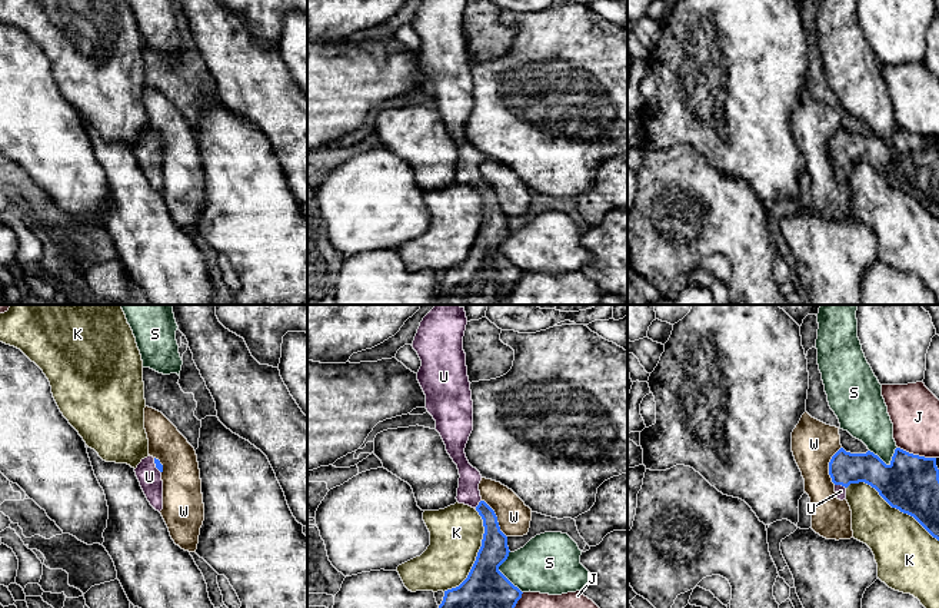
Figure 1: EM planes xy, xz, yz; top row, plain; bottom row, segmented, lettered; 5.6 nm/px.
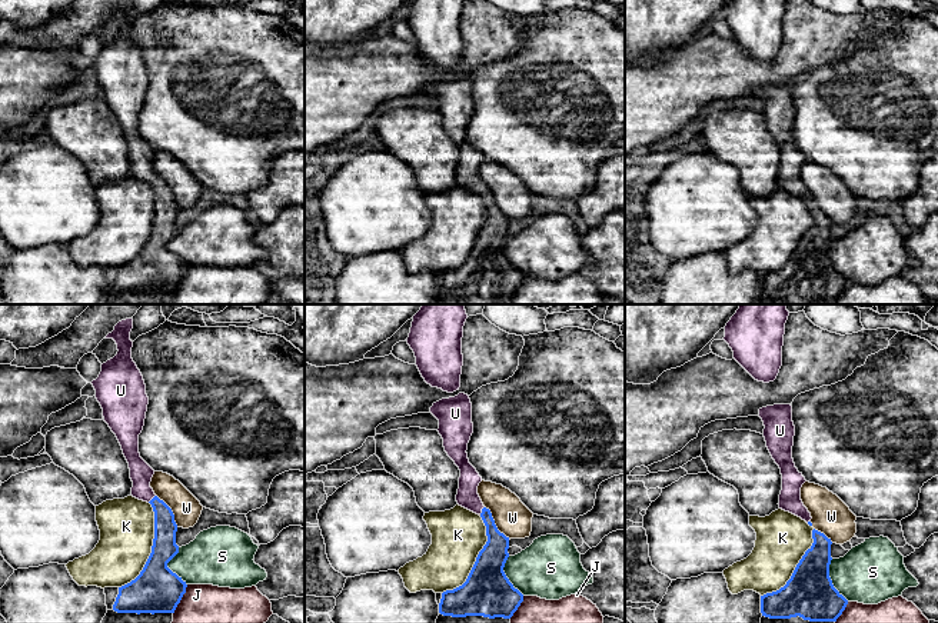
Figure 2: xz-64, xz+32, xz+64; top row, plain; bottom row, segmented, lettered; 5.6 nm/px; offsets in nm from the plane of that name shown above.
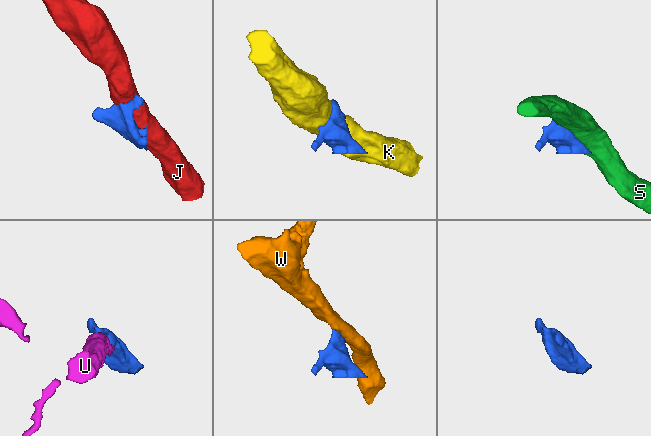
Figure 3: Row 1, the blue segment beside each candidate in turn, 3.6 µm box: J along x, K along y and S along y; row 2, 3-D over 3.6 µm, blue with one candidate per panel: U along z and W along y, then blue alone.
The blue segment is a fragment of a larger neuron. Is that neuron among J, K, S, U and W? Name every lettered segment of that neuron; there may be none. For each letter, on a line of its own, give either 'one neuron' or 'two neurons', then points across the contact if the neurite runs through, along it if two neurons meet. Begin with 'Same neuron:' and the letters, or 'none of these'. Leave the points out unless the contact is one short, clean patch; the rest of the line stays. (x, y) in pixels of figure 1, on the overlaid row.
Same neuron: U
J: two neurons
K: two neurons
S: two neurons
U: one neuron; runs through yz (845, 468), (841, 484), (841, 491)
W: two neurons; border along xz (482, 499), (493, 511), (499, 530), (506, 537)

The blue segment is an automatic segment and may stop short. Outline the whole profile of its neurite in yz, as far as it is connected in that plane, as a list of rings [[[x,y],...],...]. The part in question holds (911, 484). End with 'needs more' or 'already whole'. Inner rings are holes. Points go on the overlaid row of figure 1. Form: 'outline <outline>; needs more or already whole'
outline [[[840,448],[829,462],[838,499],[846,499],[850,484],[865,482],[903,514],[913,516],[939,541],[939,458],[895,449],[886,465],[878,455],[850,453]]]; needs more

